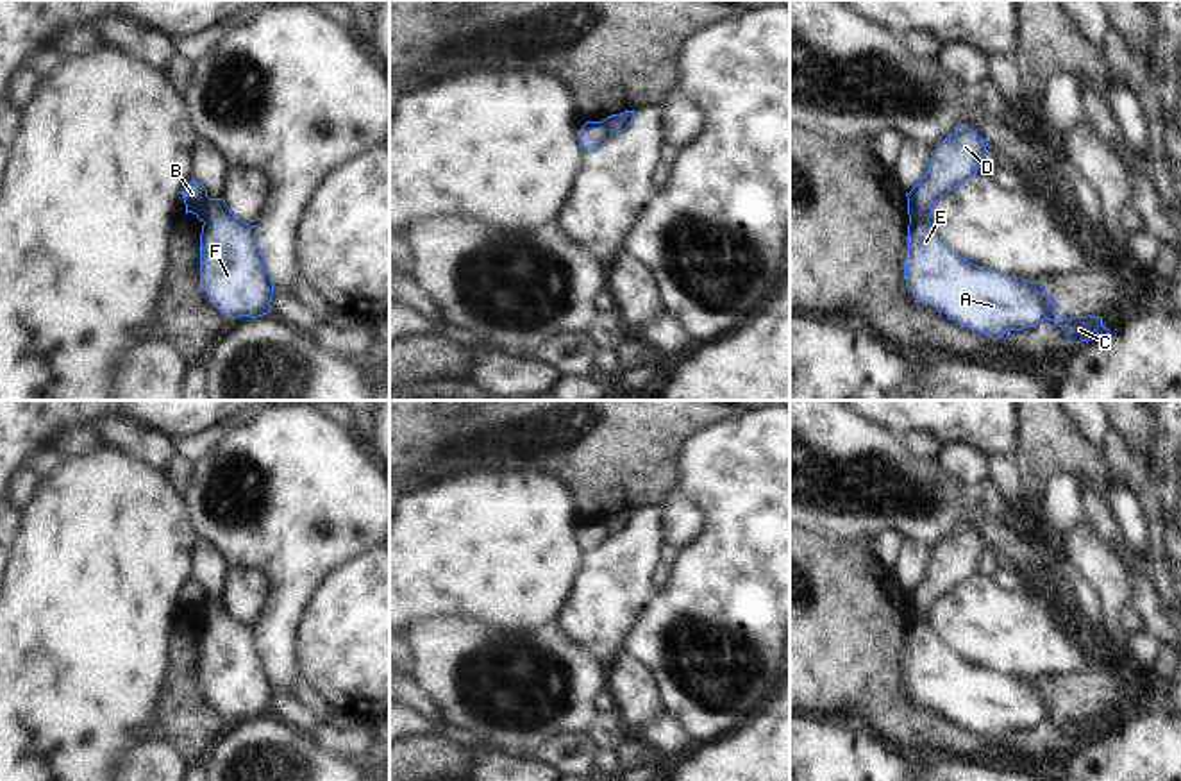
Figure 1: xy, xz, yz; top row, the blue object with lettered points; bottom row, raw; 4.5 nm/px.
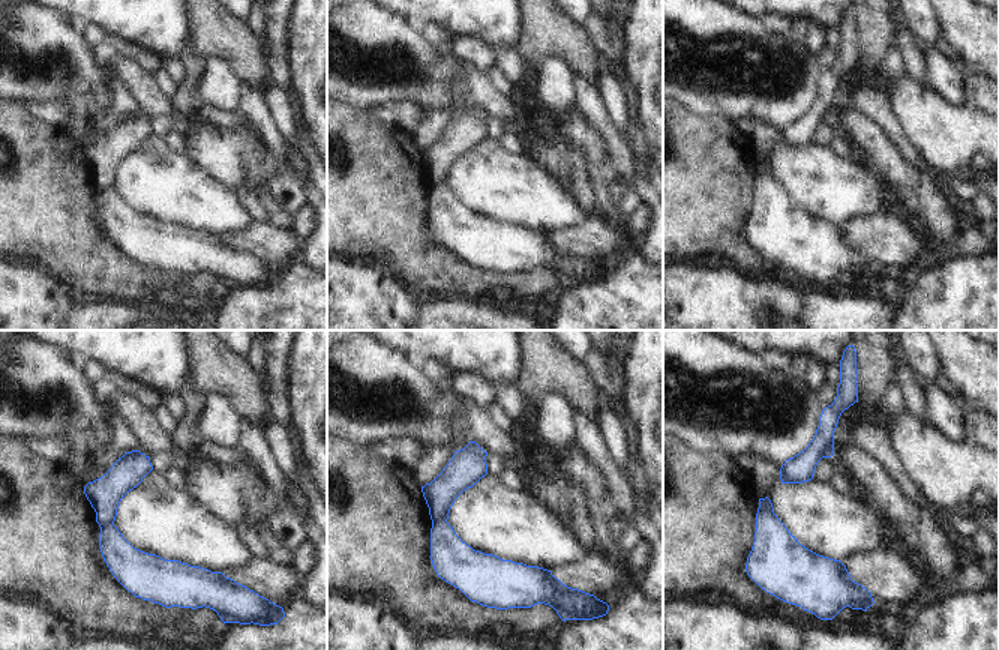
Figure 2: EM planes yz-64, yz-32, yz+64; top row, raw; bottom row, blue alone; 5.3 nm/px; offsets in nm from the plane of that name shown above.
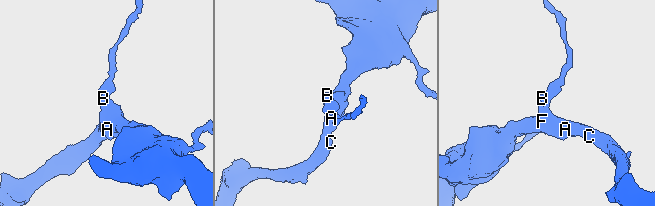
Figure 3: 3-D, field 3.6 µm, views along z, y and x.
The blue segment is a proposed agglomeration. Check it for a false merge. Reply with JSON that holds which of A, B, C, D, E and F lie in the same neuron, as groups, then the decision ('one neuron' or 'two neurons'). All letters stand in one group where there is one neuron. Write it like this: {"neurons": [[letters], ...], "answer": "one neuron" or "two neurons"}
{"neurons": [["A", "C", "E", "F"], ["B", "D"]], "answer": "two neurons"}

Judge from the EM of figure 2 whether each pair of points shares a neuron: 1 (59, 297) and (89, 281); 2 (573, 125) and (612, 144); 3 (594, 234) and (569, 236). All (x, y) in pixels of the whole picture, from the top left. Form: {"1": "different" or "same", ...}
{"1": "different", "2": "different", "3": "same"}

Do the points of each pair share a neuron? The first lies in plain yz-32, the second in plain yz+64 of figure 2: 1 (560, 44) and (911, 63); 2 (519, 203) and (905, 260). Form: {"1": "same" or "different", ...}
{"1": "different", "2": "different"}

